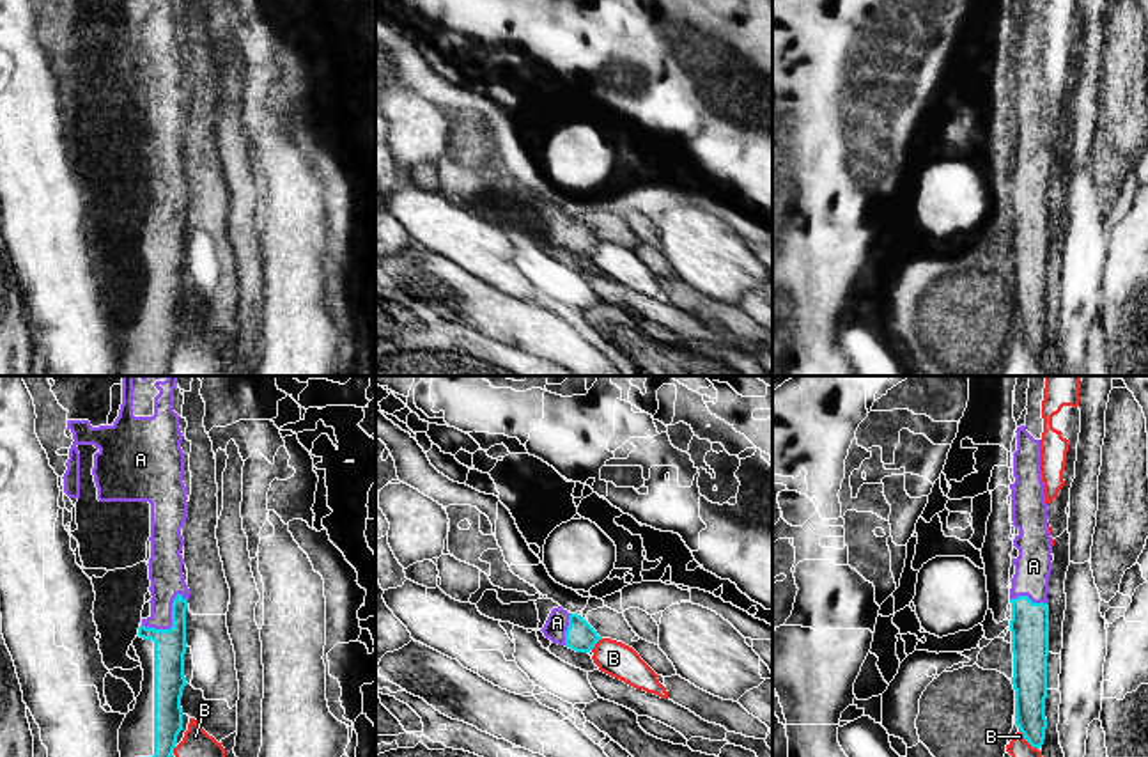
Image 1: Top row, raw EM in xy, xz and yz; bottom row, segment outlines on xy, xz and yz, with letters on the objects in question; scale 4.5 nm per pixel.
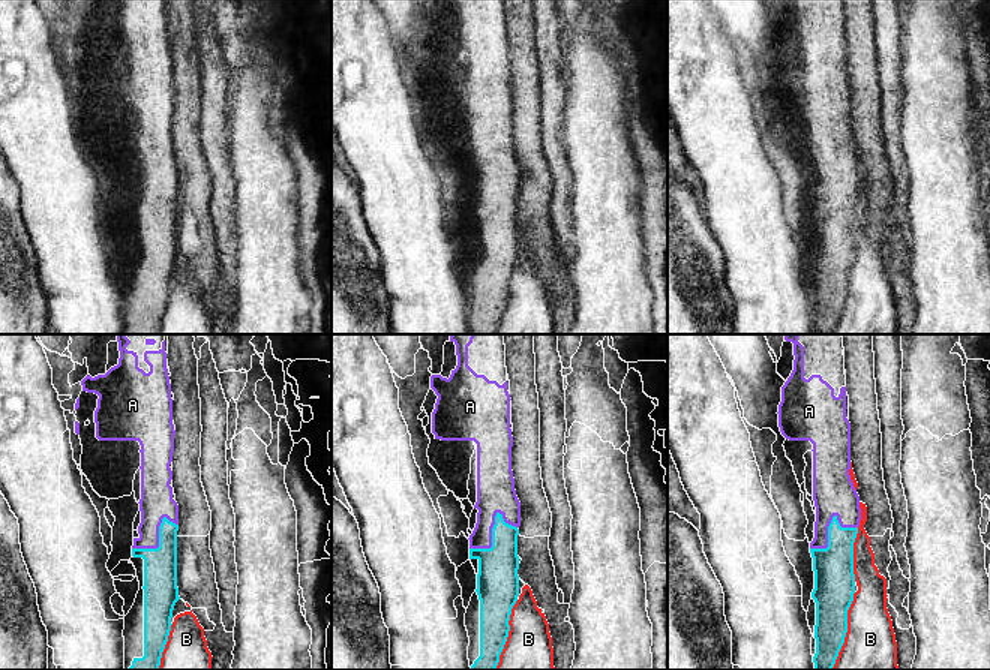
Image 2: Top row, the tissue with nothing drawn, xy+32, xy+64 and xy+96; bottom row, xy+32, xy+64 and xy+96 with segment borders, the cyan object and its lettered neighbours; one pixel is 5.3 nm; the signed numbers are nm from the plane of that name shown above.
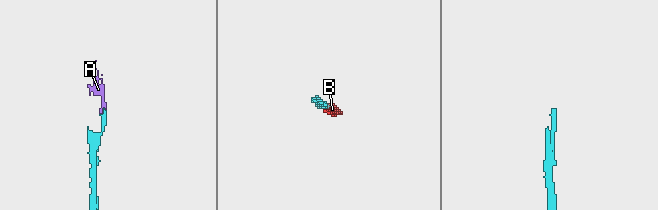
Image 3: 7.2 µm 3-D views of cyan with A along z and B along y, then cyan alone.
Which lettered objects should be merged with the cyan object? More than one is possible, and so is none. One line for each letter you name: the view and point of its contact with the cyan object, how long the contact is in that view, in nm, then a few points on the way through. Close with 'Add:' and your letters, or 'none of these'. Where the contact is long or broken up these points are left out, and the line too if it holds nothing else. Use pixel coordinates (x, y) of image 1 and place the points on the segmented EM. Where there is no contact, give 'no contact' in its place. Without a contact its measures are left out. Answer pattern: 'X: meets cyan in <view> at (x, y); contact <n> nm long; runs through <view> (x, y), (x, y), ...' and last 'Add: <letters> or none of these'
A: meets cyan in xy at (172, 621); contact 240 nm long; runs through xy (169, 644), (172, 621), (165, 568)
Add: A

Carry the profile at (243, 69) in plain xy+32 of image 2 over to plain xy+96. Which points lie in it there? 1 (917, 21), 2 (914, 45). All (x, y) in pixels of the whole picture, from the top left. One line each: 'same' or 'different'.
1: same
2: same

